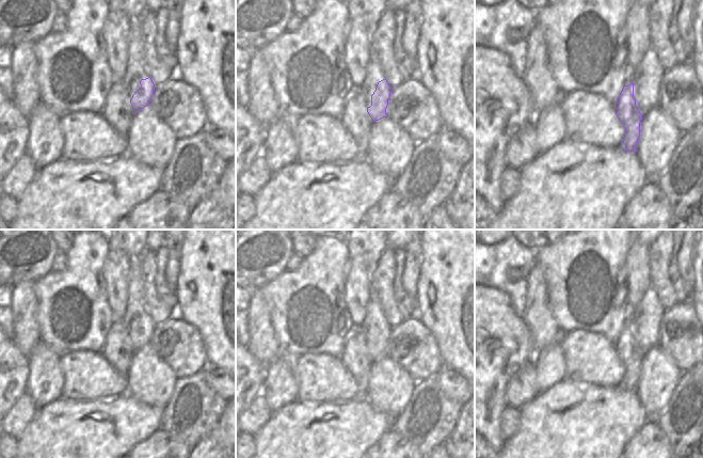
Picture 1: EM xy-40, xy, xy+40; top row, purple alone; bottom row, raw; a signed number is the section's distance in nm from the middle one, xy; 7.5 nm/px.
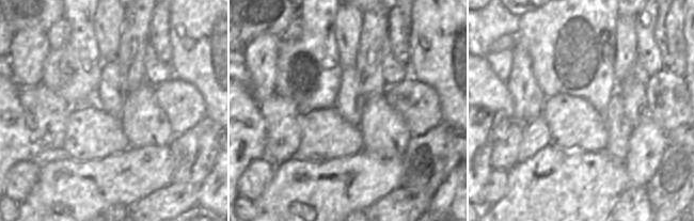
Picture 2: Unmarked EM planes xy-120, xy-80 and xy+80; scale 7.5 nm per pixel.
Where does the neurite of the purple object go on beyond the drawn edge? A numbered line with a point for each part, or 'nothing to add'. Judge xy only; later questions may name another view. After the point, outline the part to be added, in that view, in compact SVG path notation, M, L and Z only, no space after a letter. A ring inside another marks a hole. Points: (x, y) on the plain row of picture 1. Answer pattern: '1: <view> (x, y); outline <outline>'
1: xy (355, 358); outline M357 328L346 341L343 351L339 357L346 369L354 377L361 388L361 395L367 391L369 368L373 362L367 351L363 331Z

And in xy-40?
1: xy-40 (117, 350); outline M113 322L105 341L102 356L115 372L126 376L132 354L132 345L124 322Z

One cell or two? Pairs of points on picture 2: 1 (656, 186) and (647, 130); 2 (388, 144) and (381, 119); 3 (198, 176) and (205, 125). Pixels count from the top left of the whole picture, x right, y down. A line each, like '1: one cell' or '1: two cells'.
1: two cells
2: one cell
3: one cell

